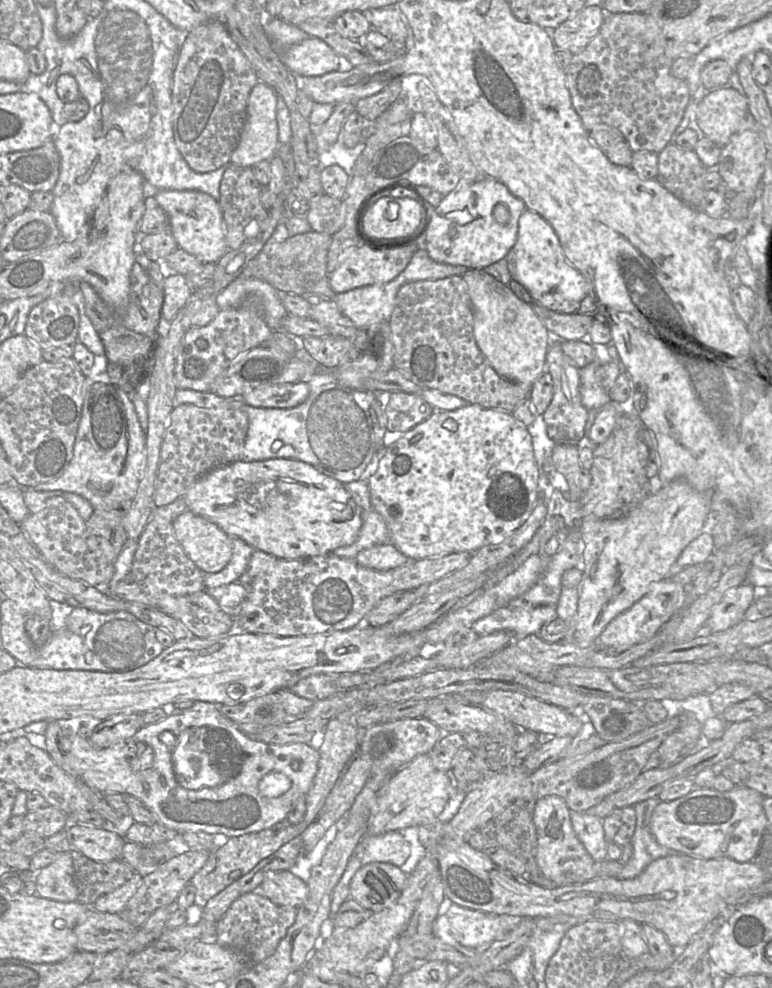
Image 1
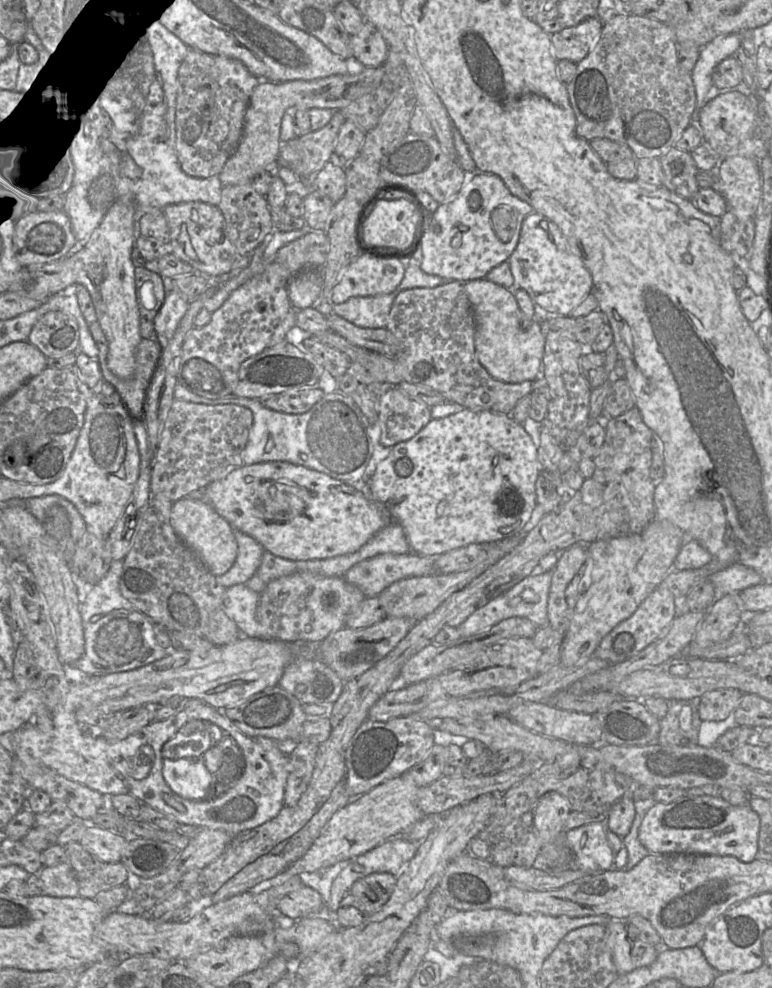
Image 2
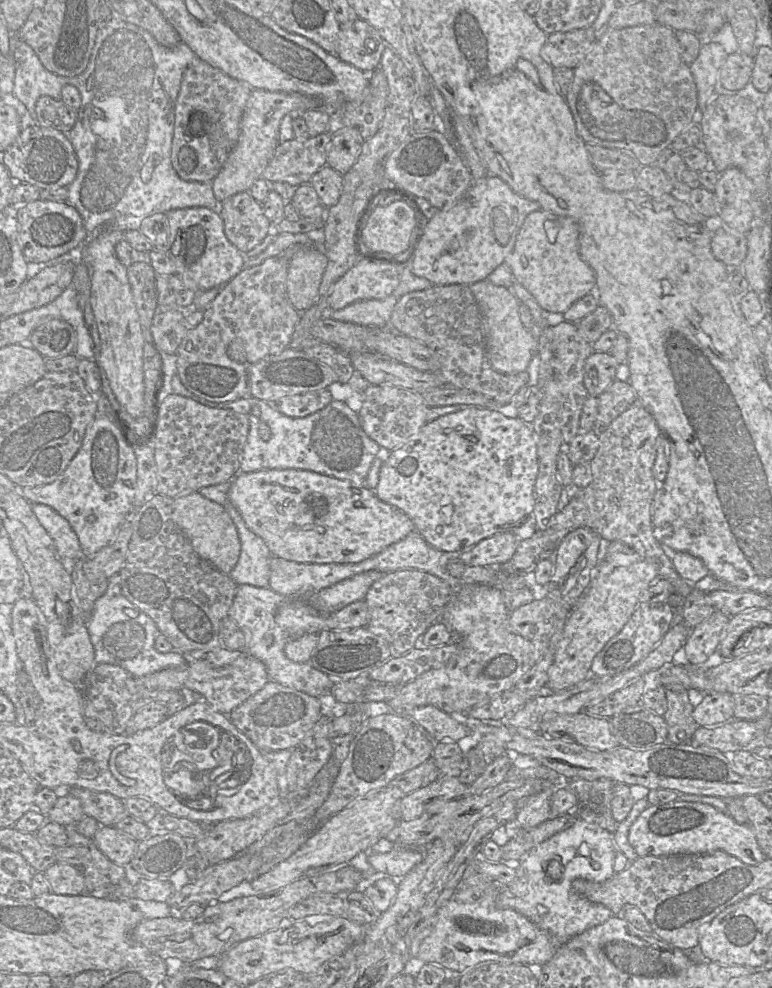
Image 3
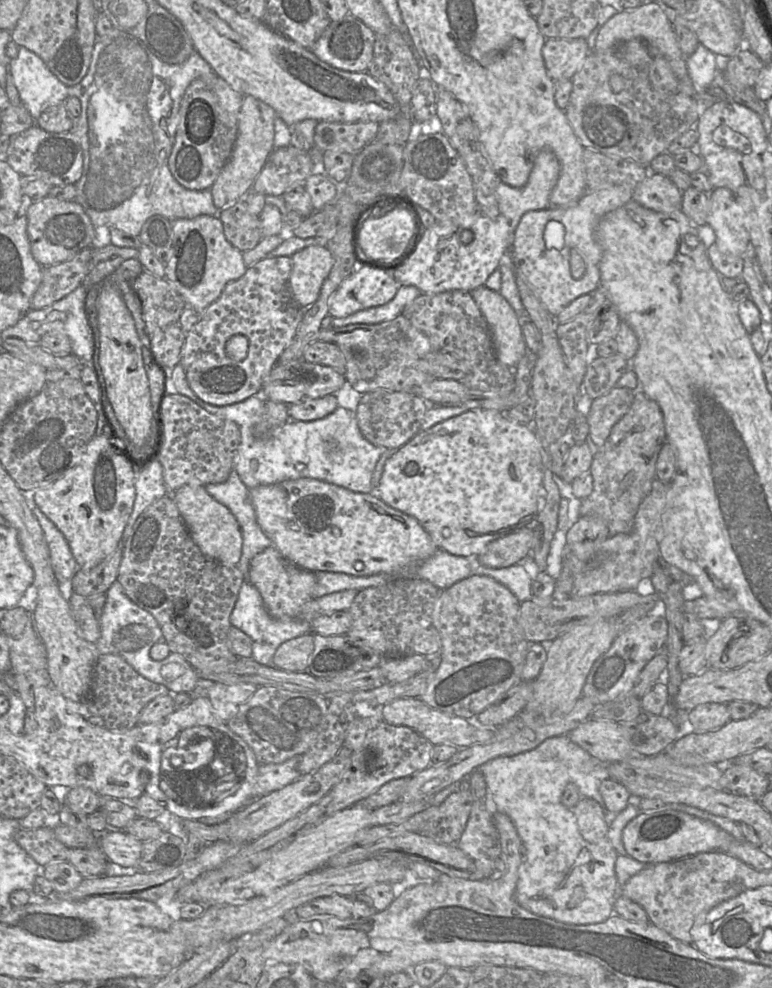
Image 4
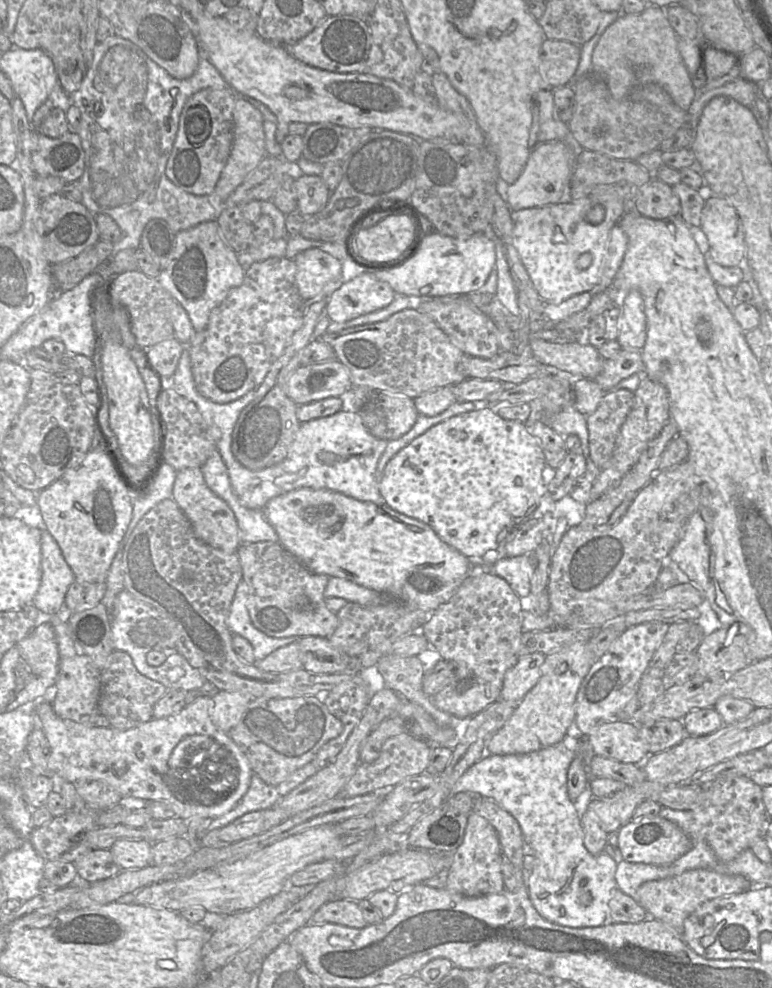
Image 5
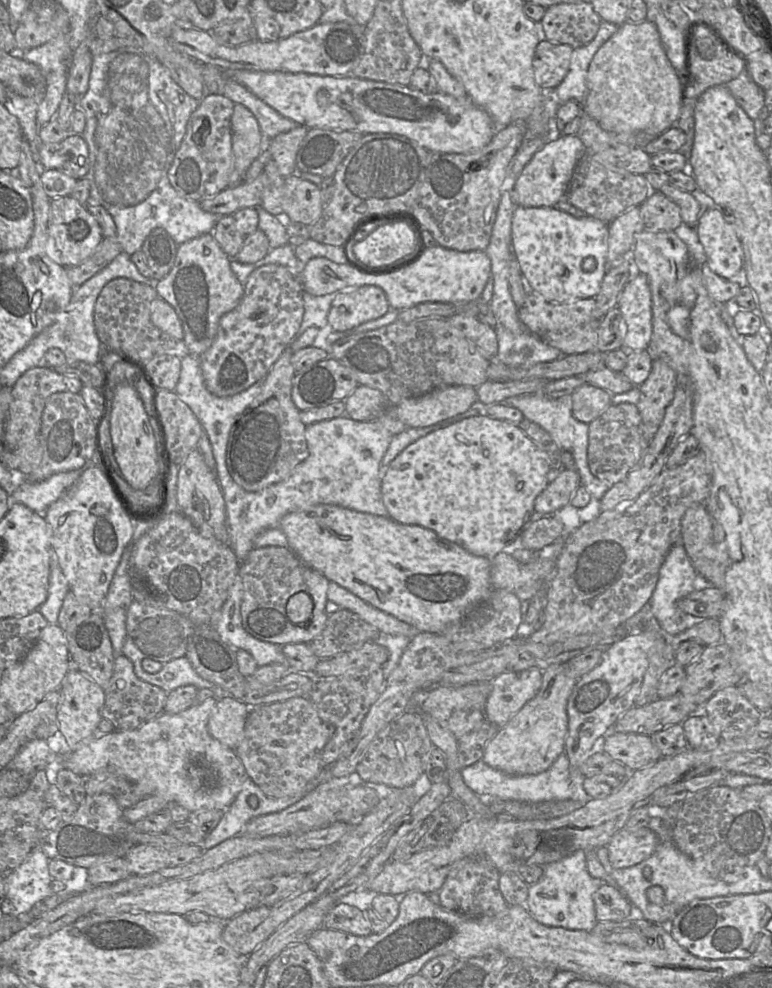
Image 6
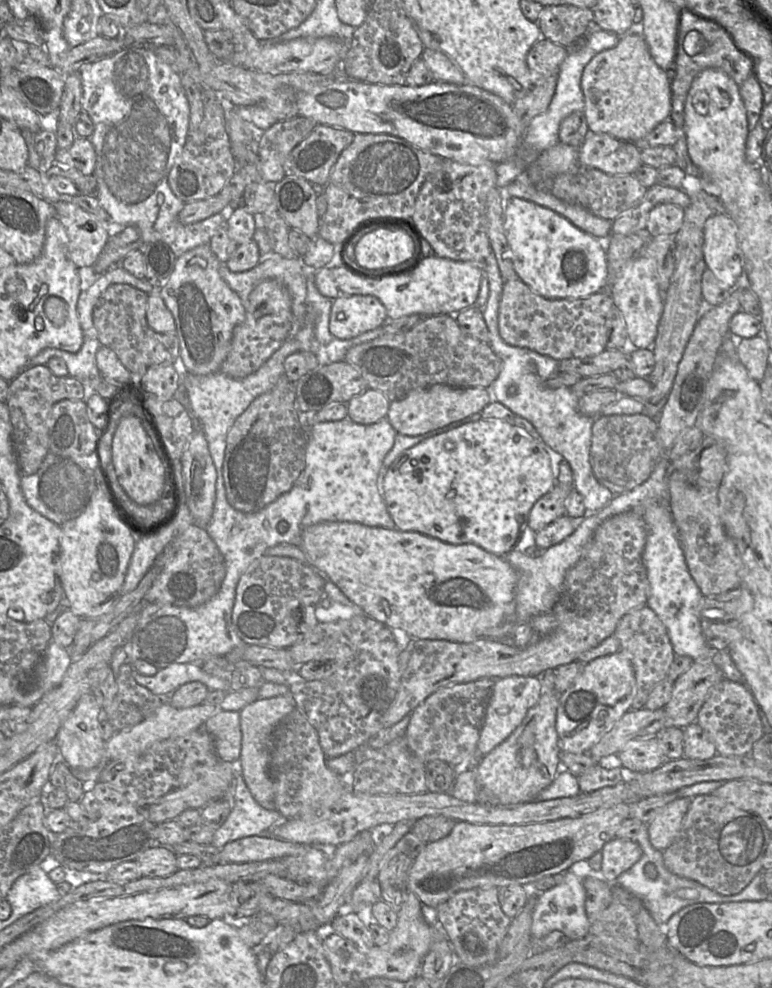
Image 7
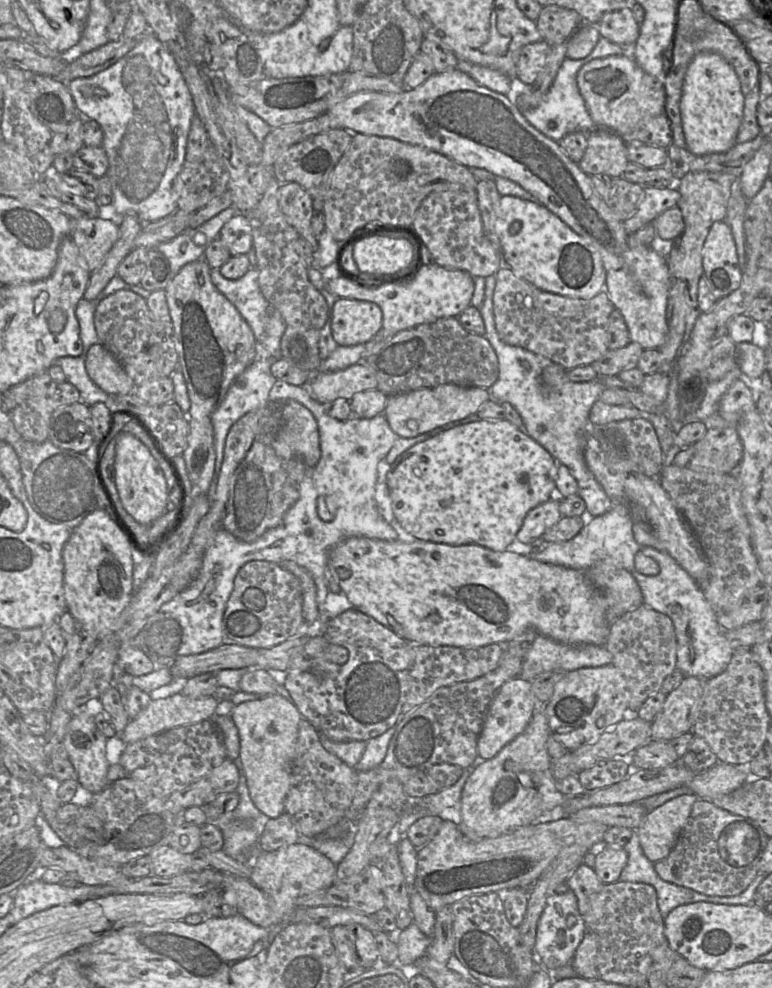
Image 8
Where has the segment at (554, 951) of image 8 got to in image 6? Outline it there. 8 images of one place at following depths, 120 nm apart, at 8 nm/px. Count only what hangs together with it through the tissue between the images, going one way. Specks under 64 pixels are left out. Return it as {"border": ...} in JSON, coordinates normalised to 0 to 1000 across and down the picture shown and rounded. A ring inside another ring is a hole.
{"border":[[[747,860],[728,870],[701,878],[703,887],[684,897],[681,919],[690,929],[707,937],[766,942],[775,933],[767,907],[782,894],[762,884],[758,861]]]}

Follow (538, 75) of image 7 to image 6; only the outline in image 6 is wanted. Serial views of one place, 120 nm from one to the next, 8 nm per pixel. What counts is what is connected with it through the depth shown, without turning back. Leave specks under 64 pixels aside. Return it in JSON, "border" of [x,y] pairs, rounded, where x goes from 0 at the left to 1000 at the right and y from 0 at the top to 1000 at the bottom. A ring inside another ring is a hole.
{"border":[[[698,41],[689,67],[693,83],[701,90],[714,91],[729,82],[737,71],[742,51],[737,46]]]}

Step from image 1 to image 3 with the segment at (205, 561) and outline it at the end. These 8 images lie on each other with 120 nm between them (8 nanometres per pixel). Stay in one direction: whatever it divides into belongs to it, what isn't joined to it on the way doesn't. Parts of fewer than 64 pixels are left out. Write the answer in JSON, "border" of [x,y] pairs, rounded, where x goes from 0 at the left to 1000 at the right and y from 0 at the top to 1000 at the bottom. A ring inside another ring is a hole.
{"border":[[[258,498],[238,499],[225,504],[224,525],[262,566],[294,582],[301,578],[311,563],[311,546],[304,530],[289,512]]]}

